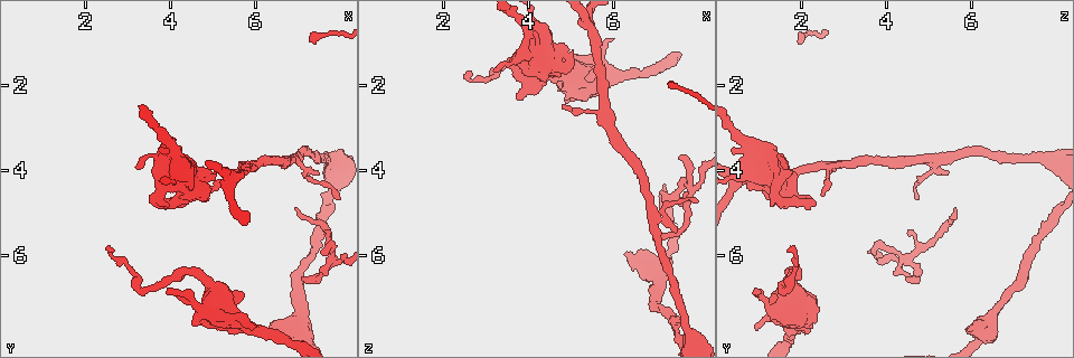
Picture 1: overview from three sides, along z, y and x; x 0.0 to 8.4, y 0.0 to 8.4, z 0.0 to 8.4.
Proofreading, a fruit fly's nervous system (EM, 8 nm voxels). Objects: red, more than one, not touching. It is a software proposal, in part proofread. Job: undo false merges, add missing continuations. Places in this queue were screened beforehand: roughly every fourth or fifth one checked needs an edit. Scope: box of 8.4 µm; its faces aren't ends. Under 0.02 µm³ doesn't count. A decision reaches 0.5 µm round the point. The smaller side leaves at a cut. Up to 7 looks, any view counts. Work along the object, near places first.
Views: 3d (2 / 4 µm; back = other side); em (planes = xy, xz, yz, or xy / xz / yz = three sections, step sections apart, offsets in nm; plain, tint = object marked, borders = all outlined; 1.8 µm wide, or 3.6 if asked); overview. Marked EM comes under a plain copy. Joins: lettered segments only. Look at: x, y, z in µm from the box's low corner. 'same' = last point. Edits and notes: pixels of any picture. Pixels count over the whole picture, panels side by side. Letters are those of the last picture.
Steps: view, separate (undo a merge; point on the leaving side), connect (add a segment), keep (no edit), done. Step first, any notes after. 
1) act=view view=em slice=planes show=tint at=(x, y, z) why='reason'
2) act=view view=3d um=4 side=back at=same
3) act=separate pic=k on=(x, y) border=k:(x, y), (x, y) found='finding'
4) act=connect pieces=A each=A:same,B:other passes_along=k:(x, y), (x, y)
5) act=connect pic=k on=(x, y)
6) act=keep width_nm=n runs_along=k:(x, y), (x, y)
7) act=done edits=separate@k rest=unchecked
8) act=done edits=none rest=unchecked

act=view view=em slice=planes show=borders at=(5.00, 4.20, 1.35) why='an open end'

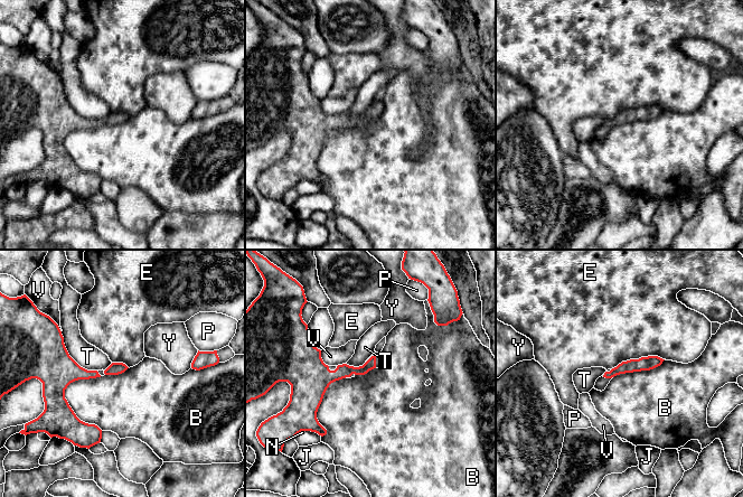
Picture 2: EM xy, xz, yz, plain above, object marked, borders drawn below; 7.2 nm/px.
act=keep each=B:other,E:other,J:other,N:other,P:other,T:other,V:other,Y:other found='none of them fits'

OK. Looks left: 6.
act=view view=em slice=xy step=16 show=borders at=(2.70, 5.85, 1.70) why='thin end'

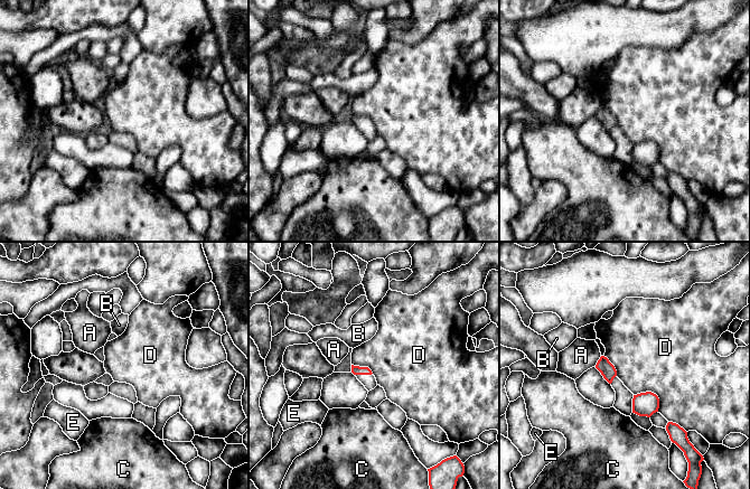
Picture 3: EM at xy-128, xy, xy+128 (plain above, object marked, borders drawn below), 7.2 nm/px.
act=view view=em slice=yz step=8 show=borders at=same

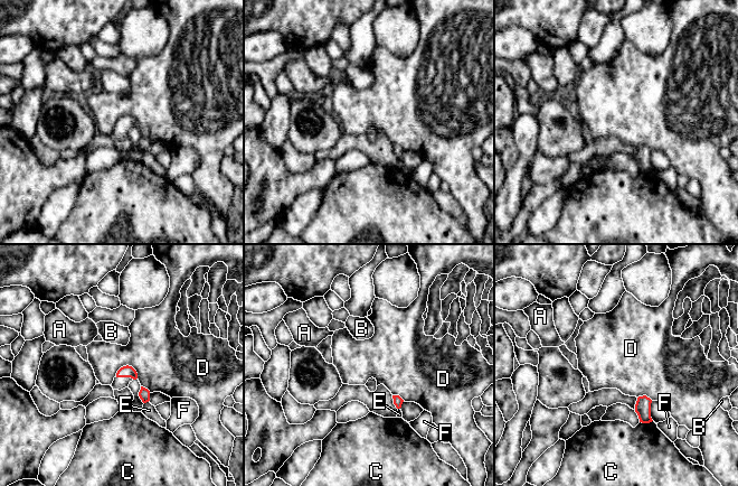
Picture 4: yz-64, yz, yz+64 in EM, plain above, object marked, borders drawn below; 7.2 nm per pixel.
act=keep width_nm=80 each=A:other,B:other,C:other,D:other,E:other,F:other border=4:(138, 373), (123, 365), (115, 375) found='none of them fits'

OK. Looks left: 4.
act=view view=3d um=4 at=(5.35, 7.50, 1.85) why='calibre changes'

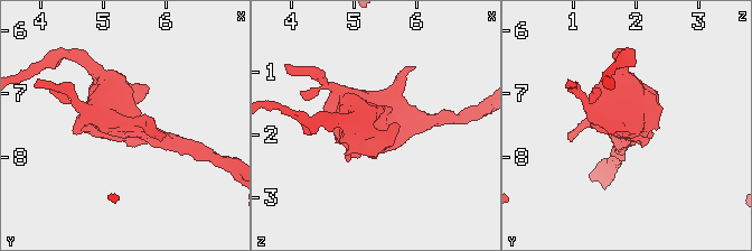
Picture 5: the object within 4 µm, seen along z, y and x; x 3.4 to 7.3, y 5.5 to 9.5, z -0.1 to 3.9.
act=view view=em um=3.6 slice=xz step=4 show=tint at=(5.35, 7.45, 1.80)

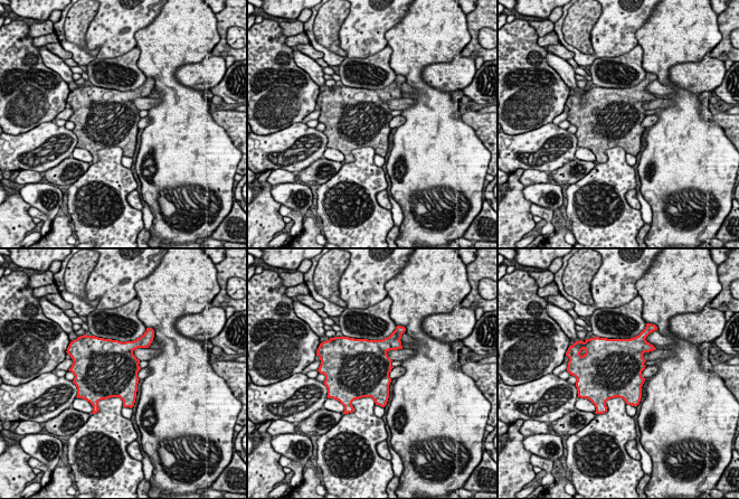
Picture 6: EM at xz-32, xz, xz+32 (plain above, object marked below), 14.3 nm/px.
act=view view=em um=3.6 slice=planes show=borders at=same

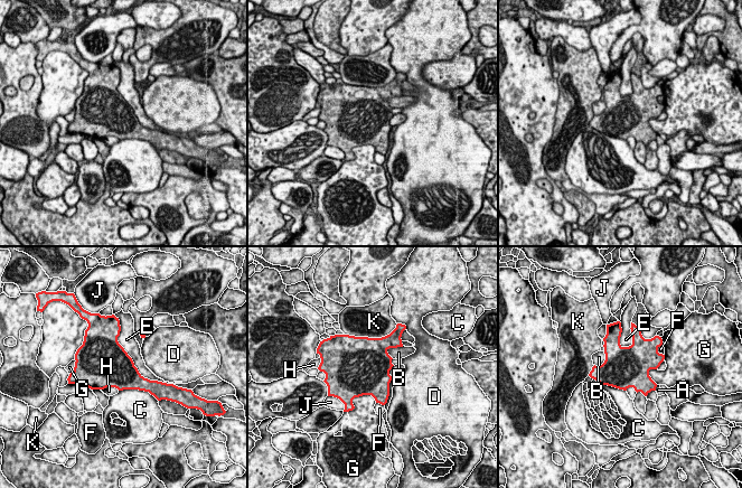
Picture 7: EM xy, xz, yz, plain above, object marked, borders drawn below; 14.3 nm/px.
act=keep width_nm=600 each=A:other,B:other,C:other,D:other,E:other,F:other,G:other,H:other,J:other,K:other border=7:(119, 334), (137, 369), (159, 382) found='all the same neuron'

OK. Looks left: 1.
act=done edits=none rest=unchecked

